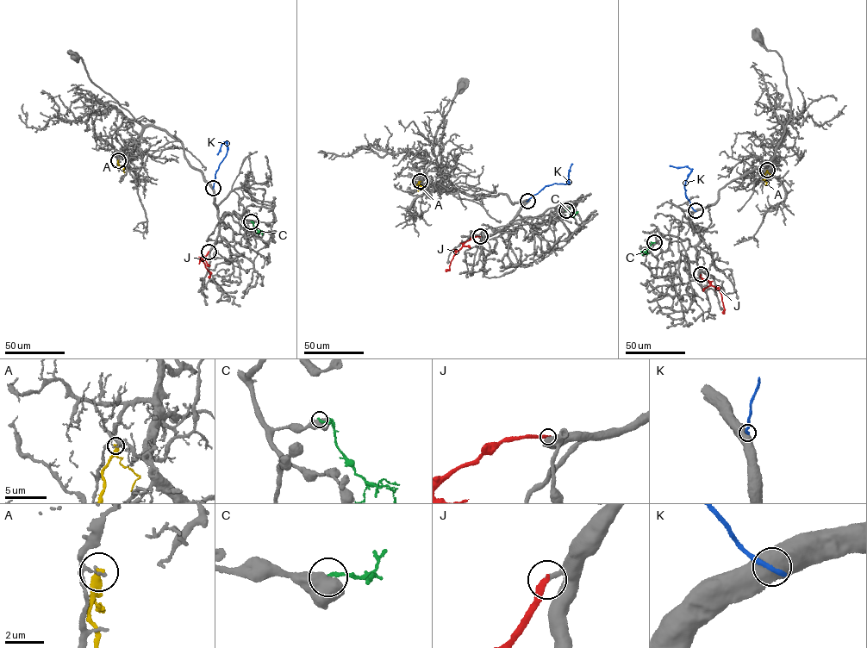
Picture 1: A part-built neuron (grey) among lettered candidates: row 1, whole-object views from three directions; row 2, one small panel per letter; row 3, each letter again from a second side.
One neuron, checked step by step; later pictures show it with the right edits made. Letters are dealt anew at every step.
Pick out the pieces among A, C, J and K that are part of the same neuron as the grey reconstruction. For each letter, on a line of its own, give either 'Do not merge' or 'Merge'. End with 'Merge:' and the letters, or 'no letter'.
A: Do not merge
C: Do not merge
J: Merge
K: Do not merge
Merge: J

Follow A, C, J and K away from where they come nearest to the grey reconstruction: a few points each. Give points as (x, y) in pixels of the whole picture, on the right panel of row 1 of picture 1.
A: (767, 170), (765, 185)
C: (654, 242), (642, 254)
J: (701, 275), (700, 277), (718, 289), (723, 313)
K: (695, 210), (686, 198), (684, 188), (691, 170), (685, 166), (669, 165)

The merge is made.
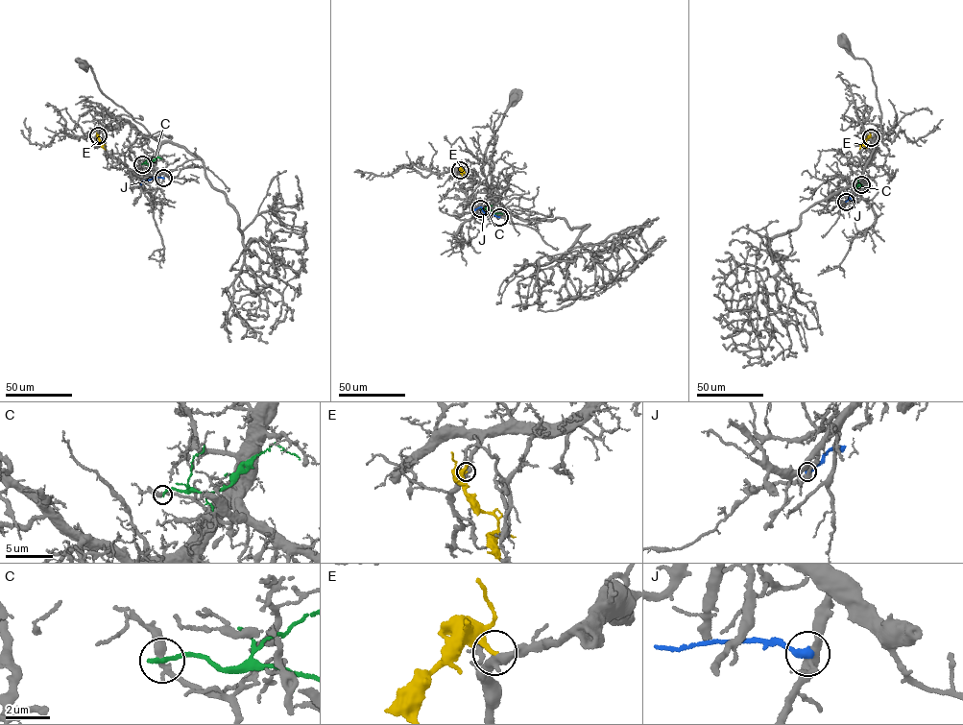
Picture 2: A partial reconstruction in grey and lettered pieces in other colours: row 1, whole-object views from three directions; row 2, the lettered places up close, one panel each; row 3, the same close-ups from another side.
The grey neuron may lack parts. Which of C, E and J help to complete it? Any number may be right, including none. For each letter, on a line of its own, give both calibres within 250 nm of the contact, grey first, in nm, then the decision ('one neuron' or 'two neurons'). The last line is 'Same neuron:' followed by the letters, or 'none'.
C: 320/240 nm | two neurons
E: 440/220 nm | two neurons
J: 360/400 nm | two neurons
Same neuron: none

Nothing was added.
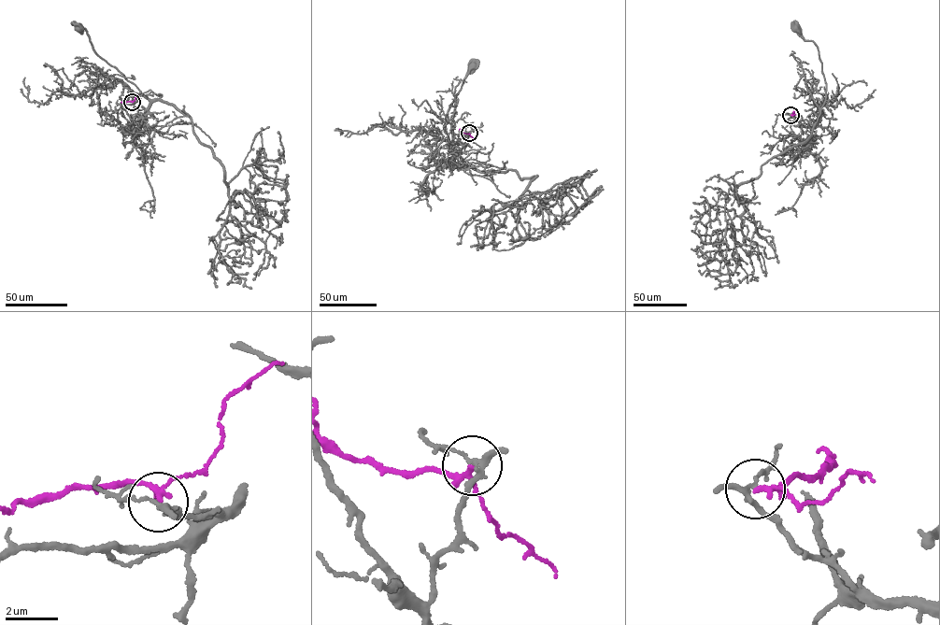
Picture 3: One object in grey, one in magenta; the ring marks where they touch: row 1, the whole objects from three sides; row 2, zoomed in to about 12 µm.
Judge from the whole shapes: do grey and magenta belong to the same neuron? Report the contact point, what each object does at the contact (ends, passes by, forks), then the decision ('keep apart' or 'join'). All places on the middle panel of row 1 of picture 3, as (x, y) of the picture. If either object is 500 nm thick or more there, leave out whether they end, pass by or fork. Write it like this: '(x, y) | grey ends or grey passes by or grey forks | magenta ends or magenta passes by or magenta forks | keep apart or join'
(469, 133) | grey forks | magenta forks | keep apart

